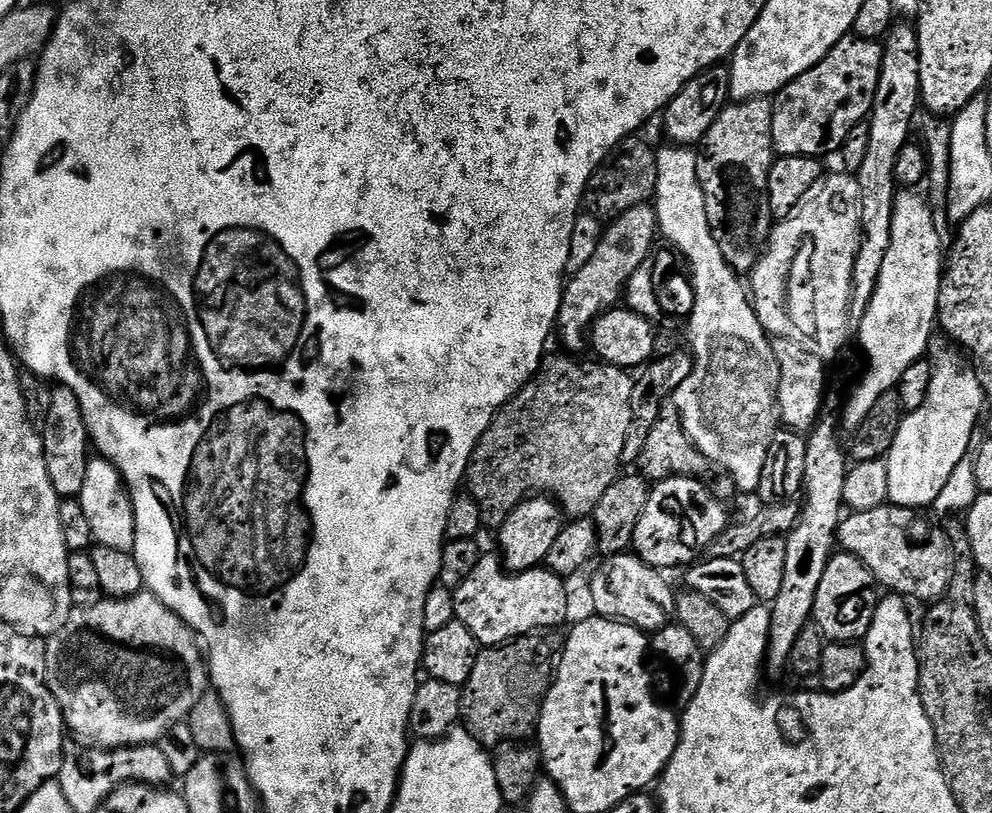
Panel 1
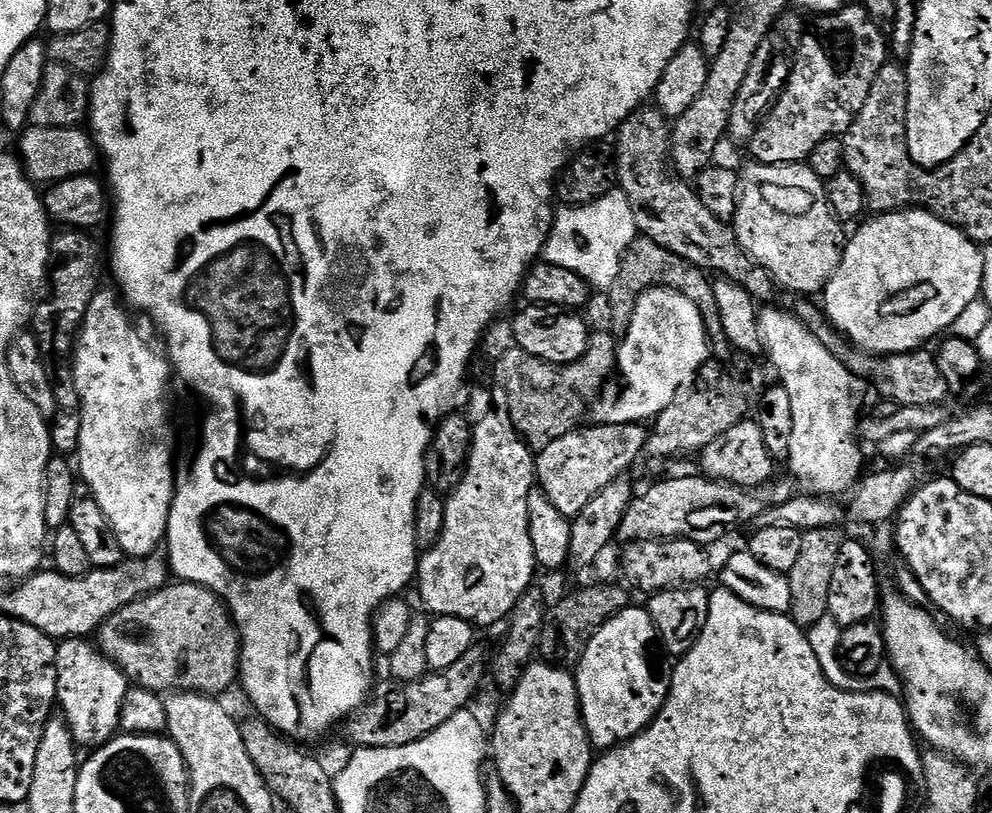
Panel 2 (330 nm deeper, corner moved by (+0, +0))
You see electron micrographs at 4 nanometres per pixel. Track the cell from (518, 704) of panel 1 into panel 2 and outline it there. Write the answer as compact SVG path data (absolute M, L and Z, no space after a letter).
M623 583L620 584L588 584L585 588L580 588L577 592L562 597L553 608L551 605L545 611L544 621L542 622L539 655L547 663L557 666L579 664L580 656L586 650L592 635L607 620L614 618L623 608L629 607L629 589Z

